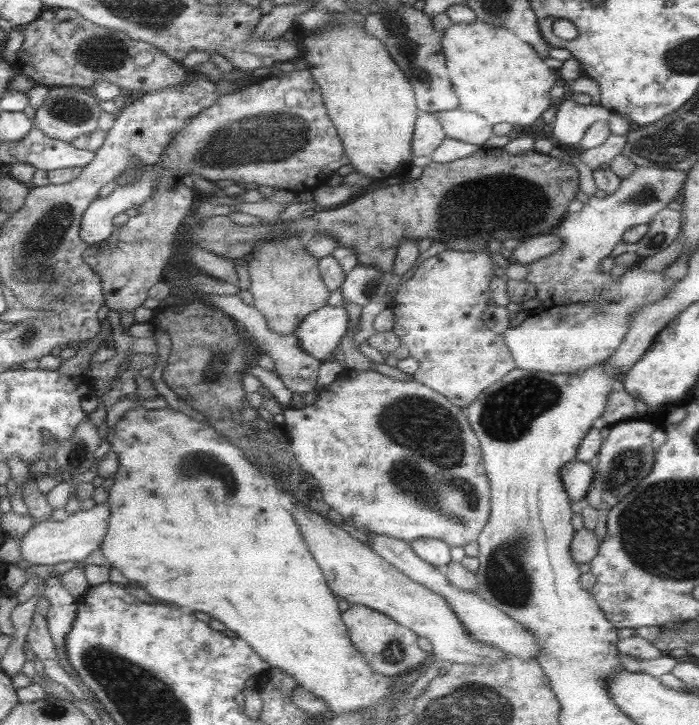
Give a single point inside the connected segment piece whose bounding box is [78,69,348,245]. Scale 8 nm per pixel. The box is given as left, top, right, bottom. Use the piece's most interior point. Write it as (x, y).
(275, 133)

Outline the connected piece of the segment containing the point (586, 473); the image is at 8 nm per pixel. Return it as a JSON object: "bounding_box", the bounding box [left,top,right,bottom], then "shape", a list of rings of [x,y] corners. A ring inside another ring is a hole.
{"bounding_box":[559,461,593,502],"shape":[[[578,461],[567,462],[567,465],[561,467],[559,471],[559,480],[561,486],[567,493],[568,500],[577,502],[582,500],[589,487],[591,487],[591,479],[593,479],[593,470],[591,463],[583,463]]]}

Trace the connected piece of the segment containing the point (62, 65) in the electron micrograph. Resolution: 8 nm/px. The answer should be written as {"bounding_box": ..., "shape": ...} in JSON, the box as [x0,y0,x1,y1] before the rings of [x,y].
{"bounding_box":[13,9,187,97],"shape":[[[57,9],[51,20],[29,22],[20,27],[23,34],[23,44],[16,52],[13,66],[18,74],[27,76],[35,82],[36,86],[45,88],[53,86],[76,87],[88,91],[96,82],[110,82],[120,88],[121,92],[129,97],[136,90],[147,93],[159,92],[159,90],[182,87],[186,81],[187,72],[179,66],[172,58],[169,58],[162,50],[147,45],[145,42],[127,38],[123,32],[111,32],[101,26],[95,26],[73,10]]]}

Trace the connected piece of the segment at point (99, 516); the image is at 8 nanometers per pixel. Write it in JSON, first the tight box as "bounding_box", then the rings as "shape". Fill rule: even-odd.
{"bounding_box":[19,504,109,567],"shape":[[[96,504],[89,510],[71,513],[61,522],[43,521],[34,523],[19,541],[19,554],[31,567],[39,564],[59,564],[59,562],[79,562],[85,560],[97,549],[106,531],[109,519],[107,504]]]}

